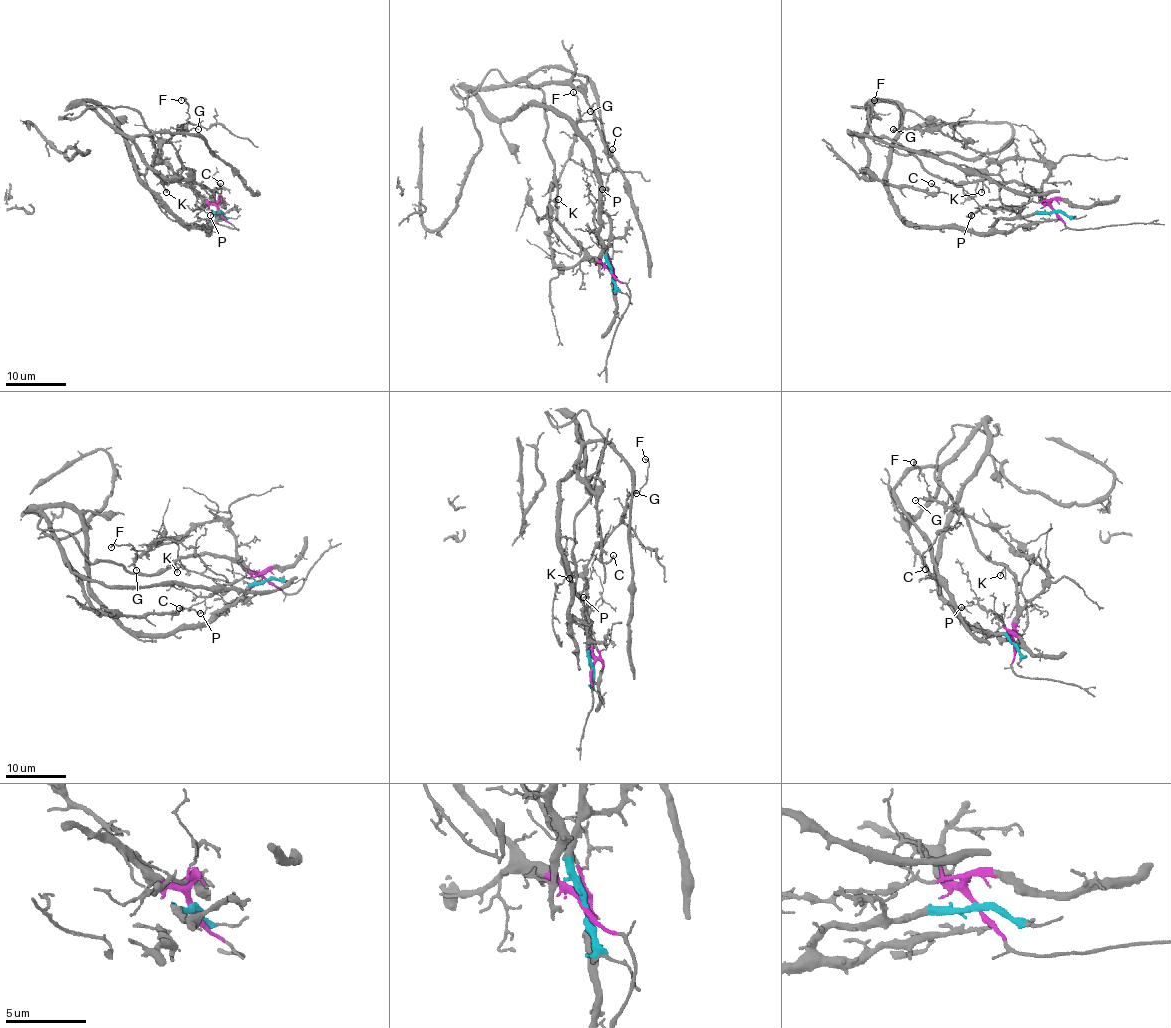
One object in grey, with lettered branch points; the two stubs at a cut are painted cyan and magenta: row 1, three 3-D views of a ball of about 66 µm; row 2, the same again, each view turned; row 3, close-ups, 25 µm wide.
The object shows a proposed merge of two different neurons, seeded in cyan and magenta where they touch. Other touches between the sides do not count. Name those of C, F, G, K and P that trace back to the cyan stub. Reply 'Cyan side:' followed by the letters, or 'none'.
Cyan side: C

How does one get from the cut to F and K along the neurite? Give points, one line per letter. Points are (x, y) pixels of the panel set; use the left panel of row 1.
F: (219, 211), (167, 165), (157, 158), (157, 161), (158, 149), (187, 124), (188, 105), (184, 97), (181, 100)
K: (219, 211), (190, 188), (164, 179), (161, 185), (166, 193)

